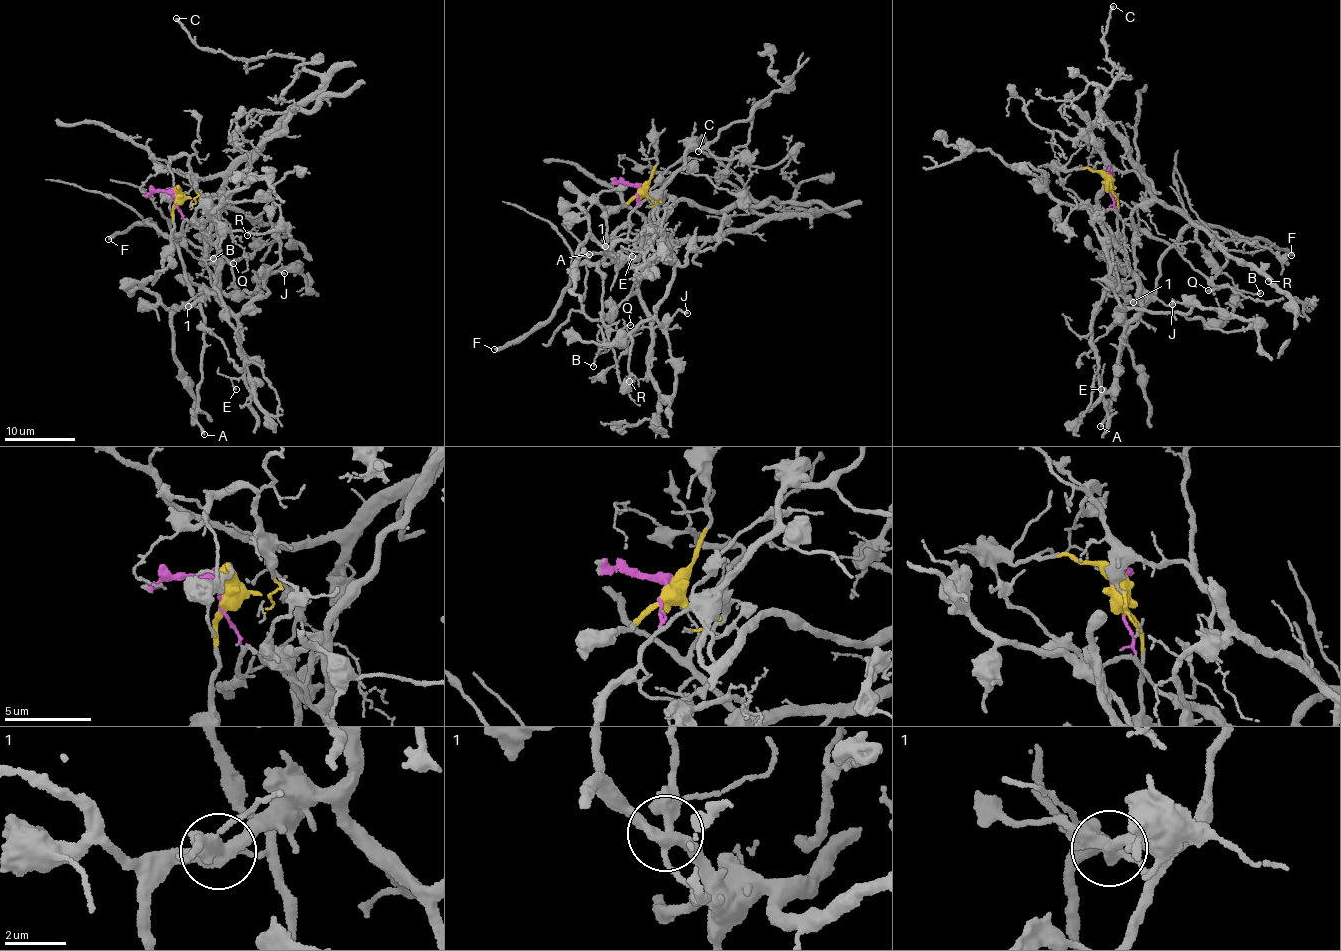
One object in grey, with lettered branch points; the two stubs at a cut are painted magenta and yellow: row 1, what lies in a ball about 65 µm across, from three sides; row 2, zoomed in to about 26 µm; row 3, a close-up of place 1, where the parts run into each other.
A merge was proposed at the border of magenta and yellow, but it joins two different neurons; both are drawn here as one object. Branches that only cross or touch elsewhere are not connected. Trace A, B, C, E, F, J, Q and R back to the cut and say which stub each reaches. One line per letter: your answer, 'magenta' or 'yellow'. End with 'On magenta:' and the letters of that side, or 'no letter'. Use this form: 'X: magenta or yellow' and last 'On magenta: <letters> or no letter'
A: magenta
B: magenta
C: yellow
E: yellow
F: magenta
J: yellow
Q: magenta
R: yellow
On magenta: A, B, F, Q

